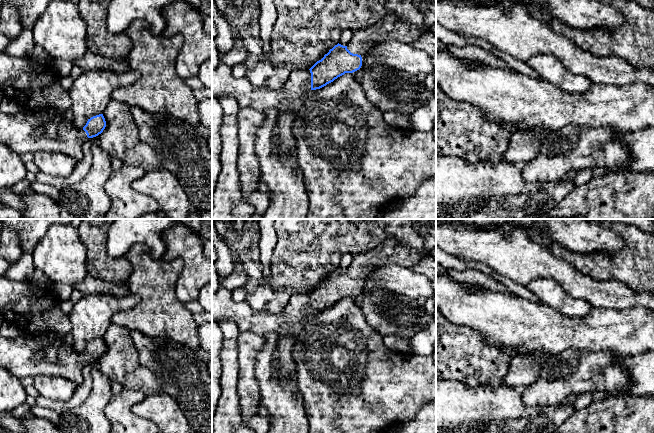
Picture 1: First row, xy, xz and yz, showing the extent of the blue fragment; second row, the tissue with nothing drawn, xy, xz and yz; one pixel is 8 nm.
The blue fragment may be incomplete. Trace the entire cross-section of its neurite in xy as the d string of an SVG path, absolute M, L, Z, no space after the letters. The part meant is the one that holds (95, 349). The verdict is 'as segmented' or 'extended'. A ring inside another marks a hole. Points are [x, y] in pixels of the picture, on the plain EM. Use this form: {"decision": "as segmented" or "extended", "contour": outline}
{"decision": "extended", "contour": "M22 333L16 338L0 335L0 366L19 379L58 376L80 385L84 380L84 366L101 358L106 351L103 338L88 343L83 352L76 352L63 343L58 347L56 360L47 361L44 352L48 344L47 337L42 334Z"}

